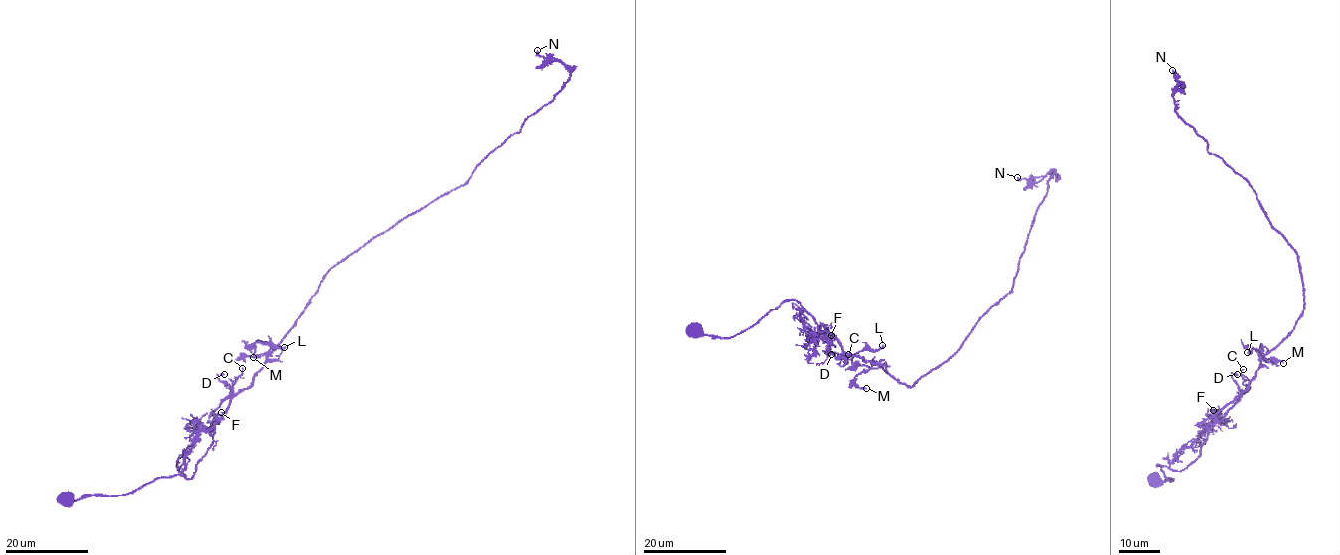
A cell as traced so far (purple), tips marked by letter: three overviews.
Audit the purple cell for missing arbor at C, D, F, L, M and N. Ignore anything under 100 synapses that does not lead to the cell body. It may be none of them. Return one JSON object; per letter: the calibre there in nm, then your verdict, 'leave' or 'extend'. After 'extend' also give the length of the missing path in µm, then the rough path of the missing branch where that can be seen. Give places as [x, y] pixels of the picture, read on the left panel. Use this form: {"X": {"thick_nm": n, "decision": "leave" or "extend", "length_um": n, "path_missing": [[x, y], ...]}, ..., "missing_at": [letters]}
{"C": {"thick_nm": 140, "decision": "leave"}, "D": {"thick_nm": 150, "decision": "leave"}, "F": {"thick_nm": 130, "decision": "leave"}, "L": {"thick_nm": 180, "decision": "leave"}, "M": {"thick_nm": 180, "decision": "leave"}, "N": {"thick_nm": 260, "decision": "leave"}, "missing_at": []}

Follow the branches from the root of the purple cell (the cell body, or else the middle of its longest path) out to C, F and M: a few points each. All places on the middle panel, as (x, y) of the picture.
C: (695, 328), (732, 337), (796, 300), (830, 353), (845, 363), (848, 354)
F: (695, 328), (732, 337), (784, 301), (796, 300), (816, 337), (831, 335)
M: (695, 328), (732, 337), (796, 300), (816, 337), (834, 336), (844, 352), (871, 362), (854, 381), (866, 388)

